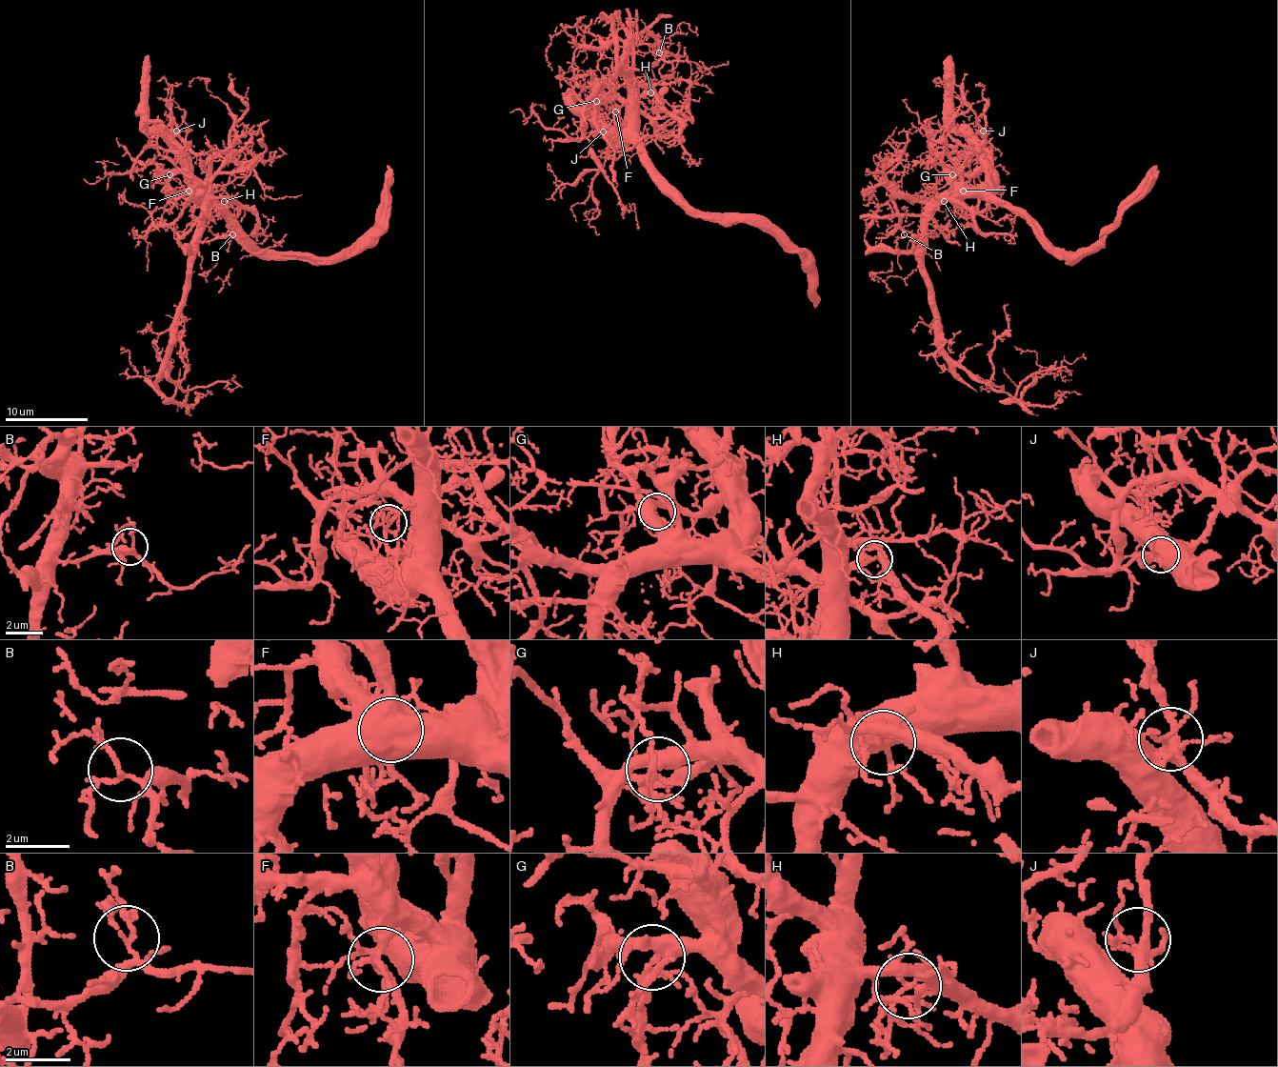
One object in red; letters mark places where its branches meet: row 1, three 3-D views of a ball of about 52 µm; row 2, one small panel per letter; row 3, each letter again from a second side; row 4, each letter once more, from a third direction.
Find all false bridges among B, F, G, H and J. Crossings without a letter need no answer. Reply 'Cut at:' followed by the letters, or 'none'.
Cut at: none

